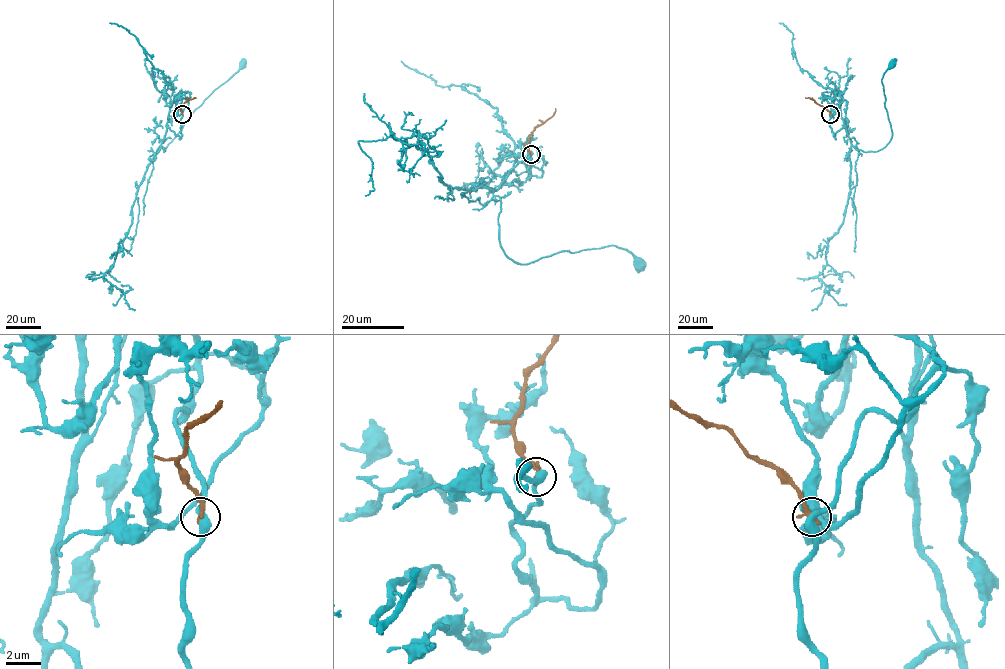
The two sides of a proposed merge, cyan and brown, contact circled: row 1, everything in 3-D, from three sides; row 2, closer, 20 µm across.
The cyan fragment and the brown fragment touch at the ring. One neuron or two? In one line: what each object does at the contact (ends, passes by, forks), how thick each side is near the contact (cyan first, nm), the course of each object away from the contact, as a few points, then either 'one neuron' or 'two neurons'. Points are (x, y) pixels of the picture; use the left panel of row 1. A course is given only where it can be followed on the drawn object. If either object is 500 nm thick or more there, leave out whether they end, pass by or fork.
cyan passes by; brown ends there; 400 nm thick on the cyan side, 320 nm on the other; cyan runs (182, 114), (181, 137), (168, 127), (161, 146), (164, 152), (193, 112), (243, 64); brown runs (182, 114), (181, 105), (195, 98); two neurons

